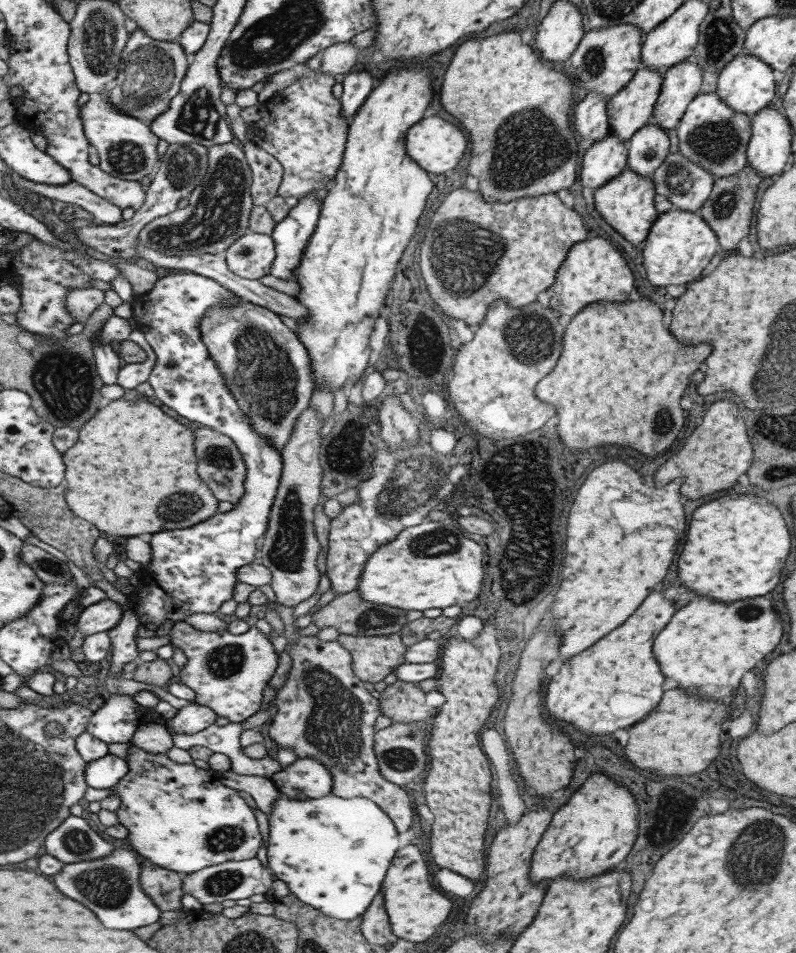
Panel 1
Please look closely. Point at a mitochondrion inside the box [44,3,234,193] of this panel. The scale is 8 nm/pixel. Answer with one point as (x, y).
(150, 72)

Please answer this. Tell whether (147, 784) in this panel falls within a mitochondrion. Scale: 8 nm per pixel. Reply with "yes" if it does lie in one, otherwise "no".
no

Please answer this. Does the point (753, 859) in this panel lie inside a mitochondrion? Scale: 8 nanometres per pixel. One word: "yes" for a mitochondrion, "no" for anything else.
yes

